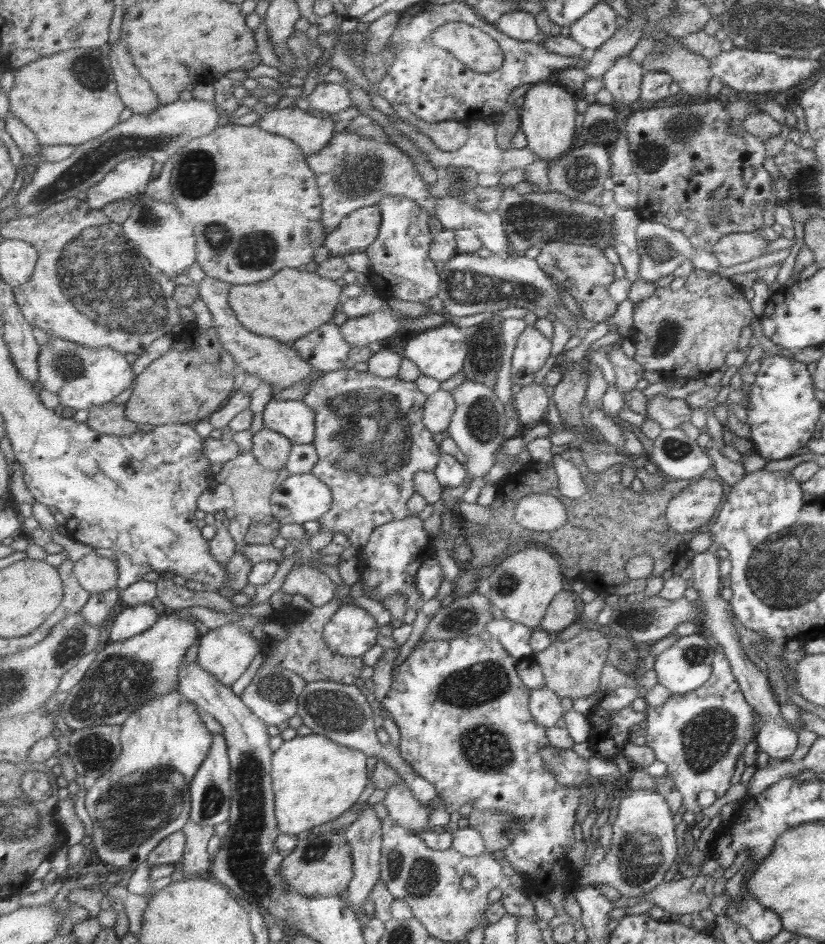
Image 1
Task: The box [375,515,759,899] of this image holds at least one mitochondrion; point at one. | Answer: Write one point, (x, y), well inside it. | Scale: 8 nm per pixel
(639, 856)

